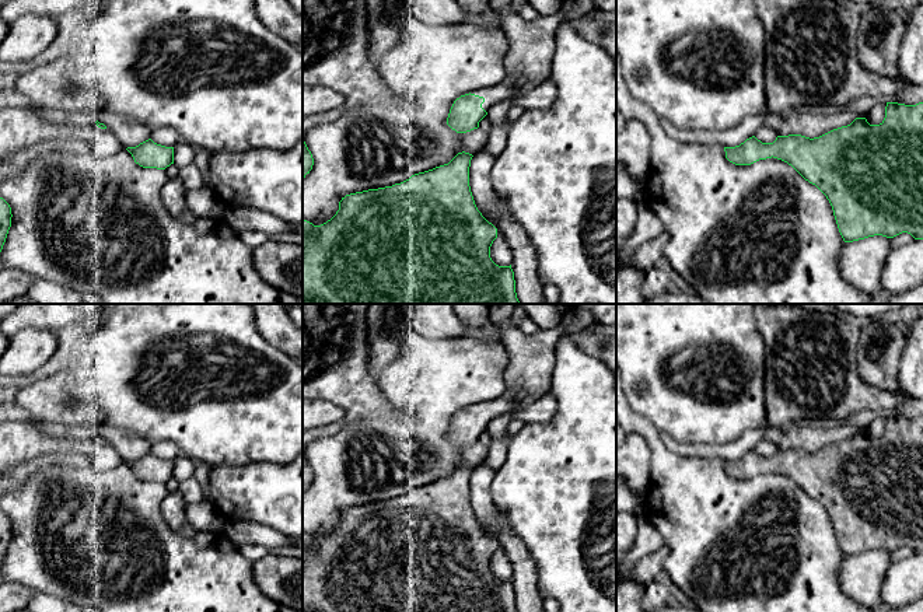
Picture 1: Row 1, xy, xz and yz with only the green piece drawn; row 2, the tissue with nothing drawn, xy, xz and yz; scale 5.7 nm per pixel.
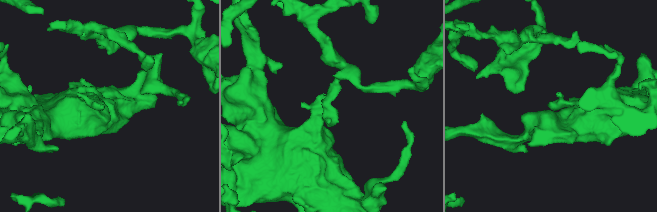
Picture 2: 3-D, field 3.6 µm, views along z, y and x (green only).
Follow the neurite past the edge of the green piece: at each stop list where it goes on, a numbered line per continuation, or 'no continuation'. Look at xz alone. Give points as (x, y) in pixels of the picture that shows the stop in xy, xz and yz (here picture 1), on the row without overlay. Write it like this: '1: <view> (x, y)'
1: xz (531, 357)

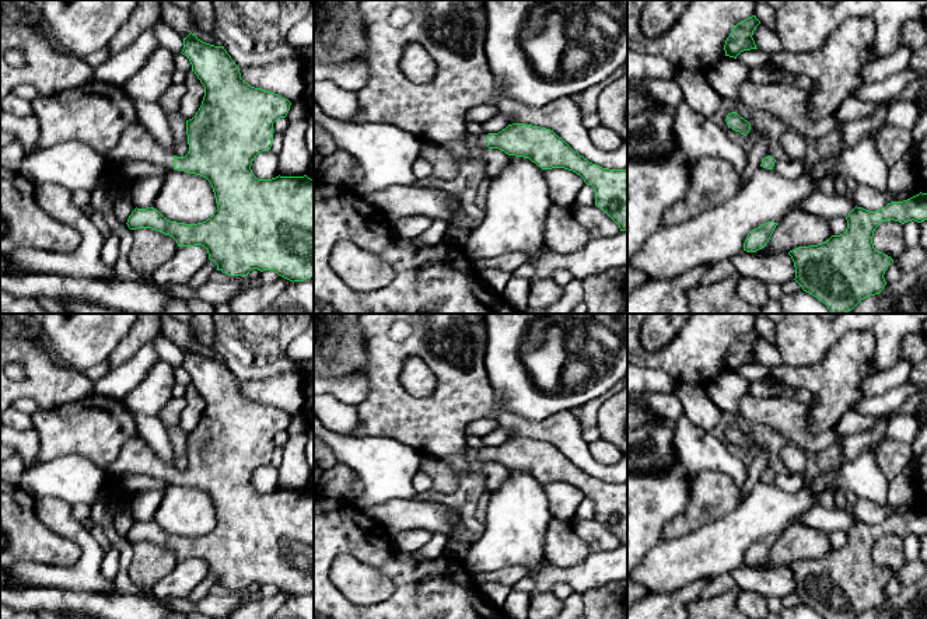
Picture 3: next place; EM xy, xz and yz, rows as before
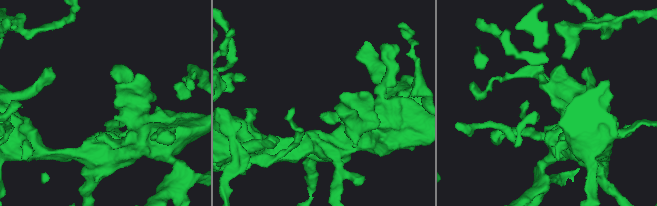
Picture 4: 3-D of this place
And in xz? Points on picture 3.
1: xz (478, 455)

